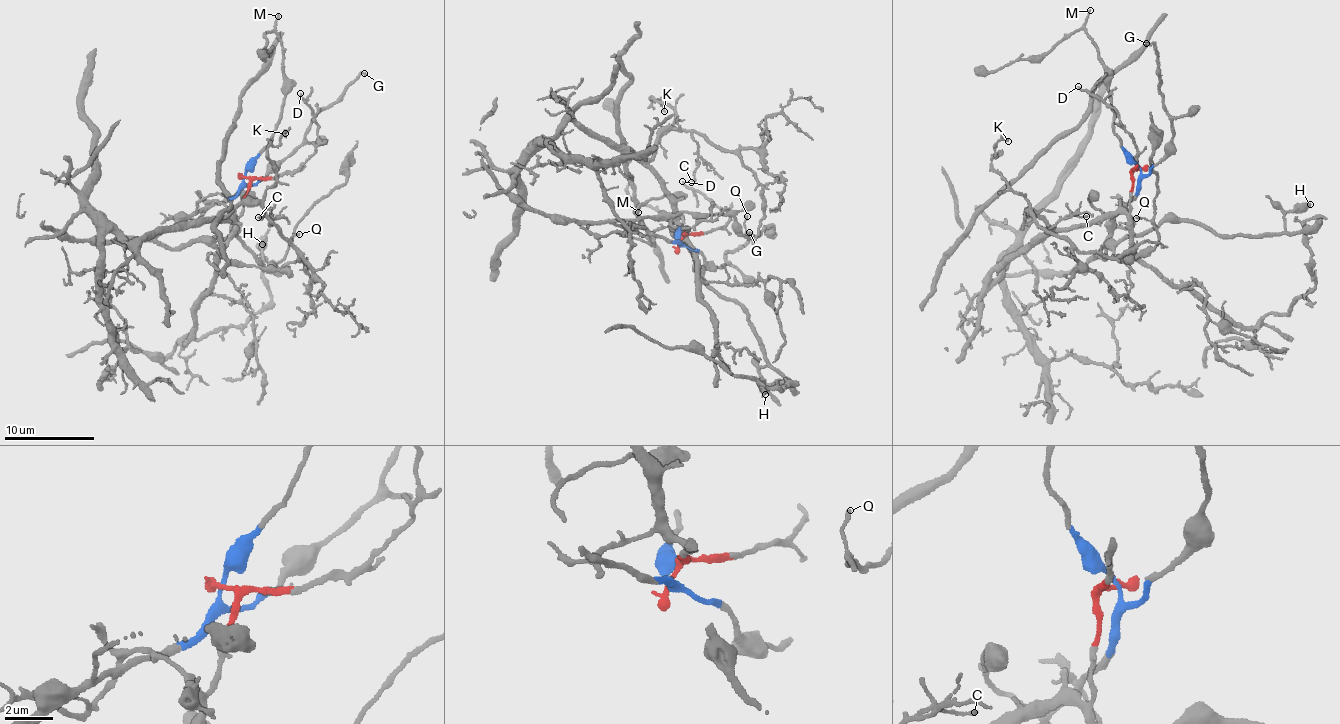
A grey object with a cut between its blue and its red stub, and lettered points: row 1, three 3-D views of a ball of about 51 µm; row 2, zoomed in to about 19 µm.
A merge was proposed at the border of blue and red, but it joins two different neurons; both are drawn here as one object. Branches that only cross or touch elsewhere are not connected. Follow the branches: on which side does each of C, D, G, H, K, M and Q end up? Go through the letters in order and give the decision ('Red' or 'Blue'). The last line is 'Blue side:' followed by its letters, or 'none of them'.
C: Red
D: Red
G: Blue
H: Blue
K: Red
M: Blue
Q: Blue
Blue side: G, H, M, Q

